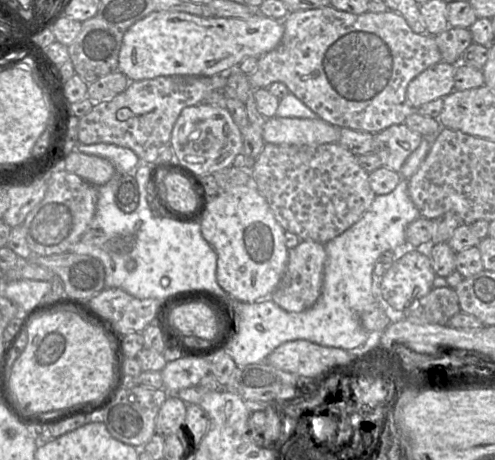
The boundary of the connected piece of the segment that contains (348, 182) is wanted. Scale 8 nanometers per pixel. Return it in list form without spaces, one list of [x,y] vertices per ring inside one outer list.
[[[265,143],[251,169],[251,177],[284,230],[295,233],[302,240],[312,240],[322,244],[350,228],[369,209],[376,195],[389,194],[402,178],[399,172],[384,166],[368,173],[359,165],[357,157],[340,143],[317,146]]]

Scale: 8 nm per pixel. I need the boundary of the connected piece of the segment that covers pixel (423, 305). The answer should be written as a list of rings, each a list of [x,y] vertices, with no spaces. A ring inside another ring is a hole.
[[[447,286],[432,288],[427,295],[412,303],[406,310],[406,317],[447,325],[448,320],[459,311],[461,310],[456,291]]]

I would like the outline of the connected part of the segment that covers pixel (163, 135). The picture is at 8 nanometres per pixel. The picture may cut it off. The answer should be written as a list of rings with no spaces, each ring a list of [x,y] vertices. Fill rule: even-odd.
[[[222,72],[212,76],[160,76],[153,79],[131,81],[128,87],[110,100],[94,103],[90,112],[78,121],[77,138],[80,144],[109,143],[133,150],[141,163],[151,164],[158,162],[160,151],[168,144],[174,125],[180,113],[190,106],[195,106],[215,90],[224,90],[227,84],[228,73]]]

